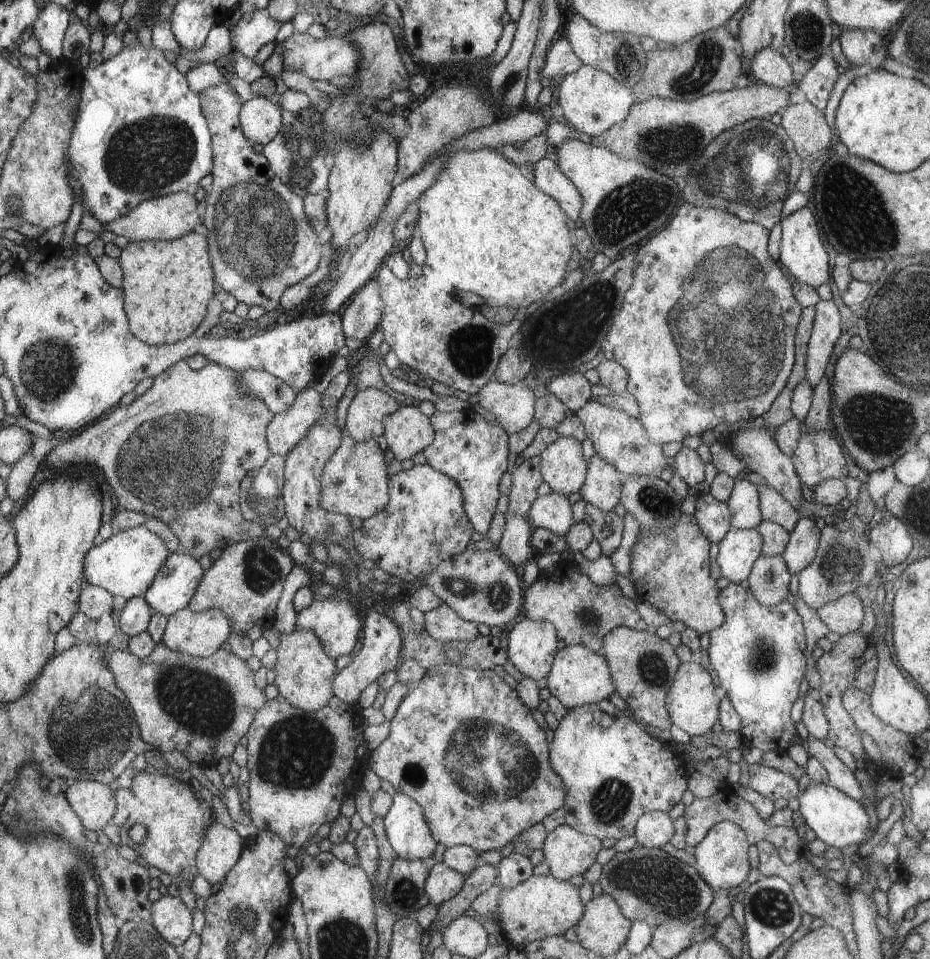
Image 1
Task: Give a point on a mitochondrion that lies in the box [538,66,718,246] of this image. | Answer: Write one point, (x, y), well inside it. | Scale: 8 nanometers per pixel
(667, 145)

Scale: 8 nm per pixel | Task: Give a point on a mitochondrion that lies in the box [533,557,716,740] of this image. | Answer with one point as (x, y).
(652, 669)

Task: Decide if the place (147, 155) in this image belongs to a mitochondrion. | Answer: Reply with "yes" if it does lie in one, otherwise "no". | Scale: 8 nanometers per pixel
yes

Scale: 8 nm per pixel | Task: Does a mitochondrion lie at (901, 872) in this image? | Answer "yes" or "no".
no

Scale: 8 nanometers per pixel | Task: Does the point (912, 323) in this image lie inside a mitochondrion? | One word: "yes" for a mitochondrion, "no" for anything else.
yes

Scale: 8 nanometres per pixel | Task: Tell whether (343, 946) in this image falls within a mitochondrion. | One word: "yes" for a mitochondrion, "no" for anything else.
yes

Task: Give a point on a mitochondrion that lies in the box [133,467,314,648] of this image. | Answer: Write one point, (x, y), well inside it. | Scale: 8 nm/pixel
(261, 570)

